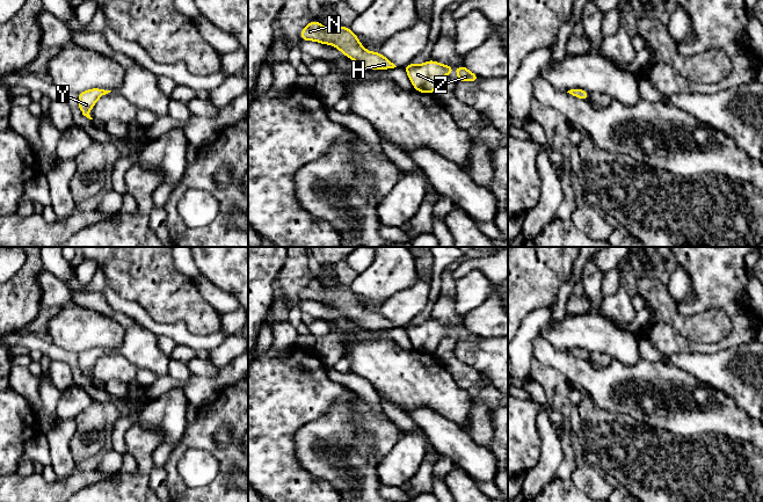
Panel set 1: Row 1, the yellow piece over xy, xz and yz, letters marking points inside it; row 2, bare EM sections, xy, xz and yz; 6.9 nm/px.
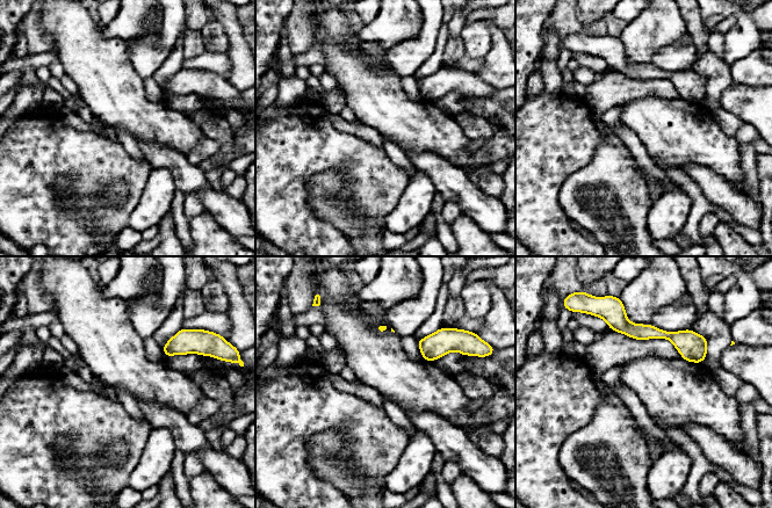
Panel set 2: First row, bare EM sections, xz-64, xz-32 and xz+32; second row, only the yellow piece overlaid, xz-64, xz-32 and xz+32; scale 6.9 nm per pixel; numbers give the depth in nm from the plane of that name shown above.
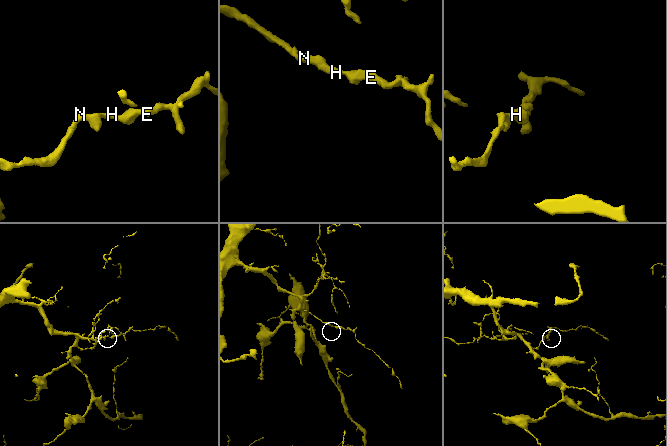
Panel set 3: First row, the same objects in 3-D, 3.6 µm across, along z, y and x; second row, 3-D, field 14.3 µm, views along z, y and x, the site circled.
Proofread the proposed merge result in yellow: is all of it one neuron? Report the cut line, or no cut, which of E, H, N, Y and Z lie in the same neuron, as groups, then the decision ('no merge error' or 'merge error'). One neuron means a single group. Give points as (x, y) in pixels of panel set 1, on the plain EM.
no cut | E H N Y Z | no merge error

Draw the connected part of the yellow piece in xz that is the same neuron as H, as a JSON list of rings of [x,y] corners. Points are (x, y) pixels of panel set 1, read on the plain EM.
[[[313,279],[300,291],[300,300],[314,300],[337,307],[344,315],[366,329],[391,329],[397,327],[380,312],[370,312],[359,303],[358,297],[348,288],[327,289]]]

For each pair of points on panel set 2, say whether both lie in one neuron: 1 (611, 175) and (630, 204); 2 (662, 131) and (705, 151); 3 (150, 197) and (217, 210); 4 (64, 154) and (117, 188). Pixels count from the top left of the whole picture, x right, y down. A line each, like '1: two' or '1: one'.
1: one
2: one
3: two
4: two

